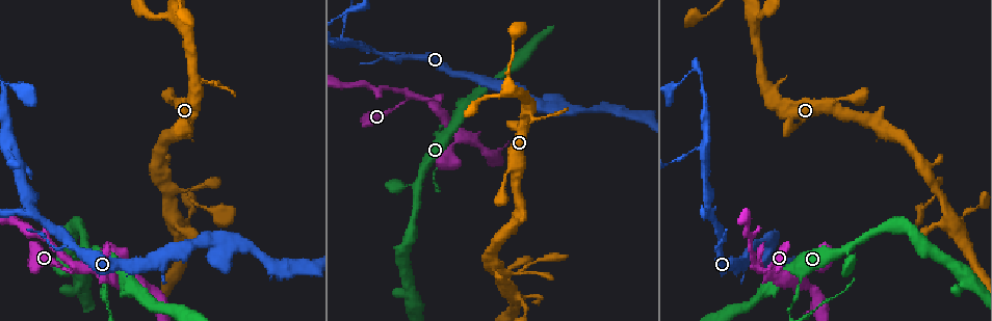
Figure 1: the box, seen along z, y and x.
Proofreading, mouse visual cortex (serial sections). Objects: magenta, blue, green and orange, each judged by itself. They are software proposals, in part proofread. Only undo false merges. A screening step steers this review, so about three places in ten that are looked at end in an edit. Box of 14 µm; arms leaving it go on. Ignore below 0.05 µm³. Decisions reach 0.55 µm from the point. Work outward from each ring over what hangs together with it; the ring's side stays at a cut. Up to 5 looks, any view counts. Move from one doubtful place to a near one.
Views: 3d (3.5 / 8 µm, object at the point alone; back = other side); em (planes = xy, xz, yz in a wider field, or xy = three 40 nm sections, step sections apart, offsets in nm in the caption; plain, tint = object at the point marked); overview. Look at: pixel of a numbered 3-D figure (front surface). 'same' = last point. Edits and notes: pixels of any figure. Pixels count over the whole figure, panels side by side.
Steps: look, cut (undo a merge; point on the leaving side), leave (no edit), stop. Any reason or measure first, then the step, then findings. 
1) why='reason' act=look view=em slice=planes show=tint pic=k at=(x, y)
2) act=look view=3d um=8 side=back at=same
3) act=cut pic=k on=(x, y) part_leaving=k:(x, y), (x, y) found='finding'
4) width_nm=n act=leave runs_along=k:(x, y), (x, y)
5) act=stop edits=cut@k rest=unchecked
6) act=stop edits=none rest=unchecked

act=look view=3d um=8 pic=1 at=(961, 237)

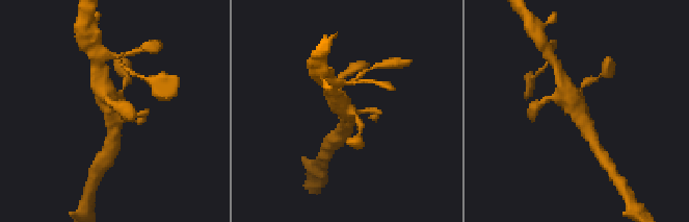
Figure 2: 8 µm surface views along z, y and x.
why='need the tissue' act=look view=em slice=xy step=2 show=tint pic=2 at=(579, 114)

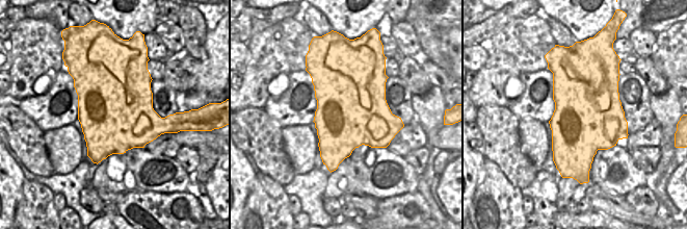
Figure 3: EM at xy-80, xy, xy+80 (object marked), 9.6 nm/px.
act=leave runs_along=2:(105, 93), (113, 113), (143, 116) found='one cell here'

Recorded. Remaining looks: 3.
why='three-way junction' act=look view=3d um=3.5 pic=1 at=(185, 197)

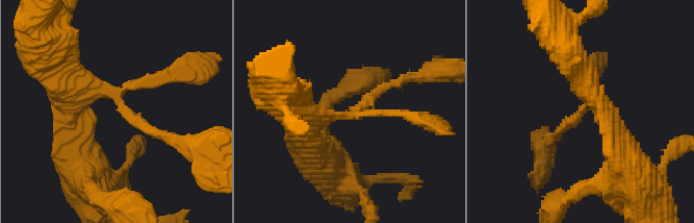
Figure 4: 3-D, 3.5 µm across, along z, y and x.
act=look view=em slice=xy step=1 show=tint pic=4 at=(117, 104)

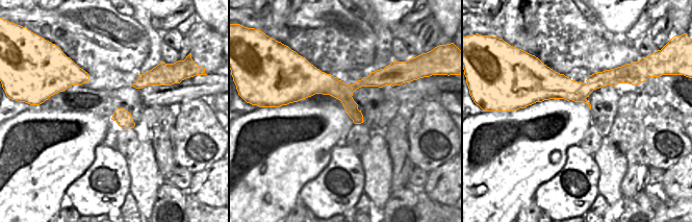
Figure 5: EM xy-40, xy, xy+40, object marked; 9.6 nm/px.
width_nm=180 act=leave runs_along=4:(59, 88), (110, 91), (133, 120), (169, 135) found='all the same cell'

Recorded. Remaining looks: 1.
act=stop edits=none rest=unchecked

